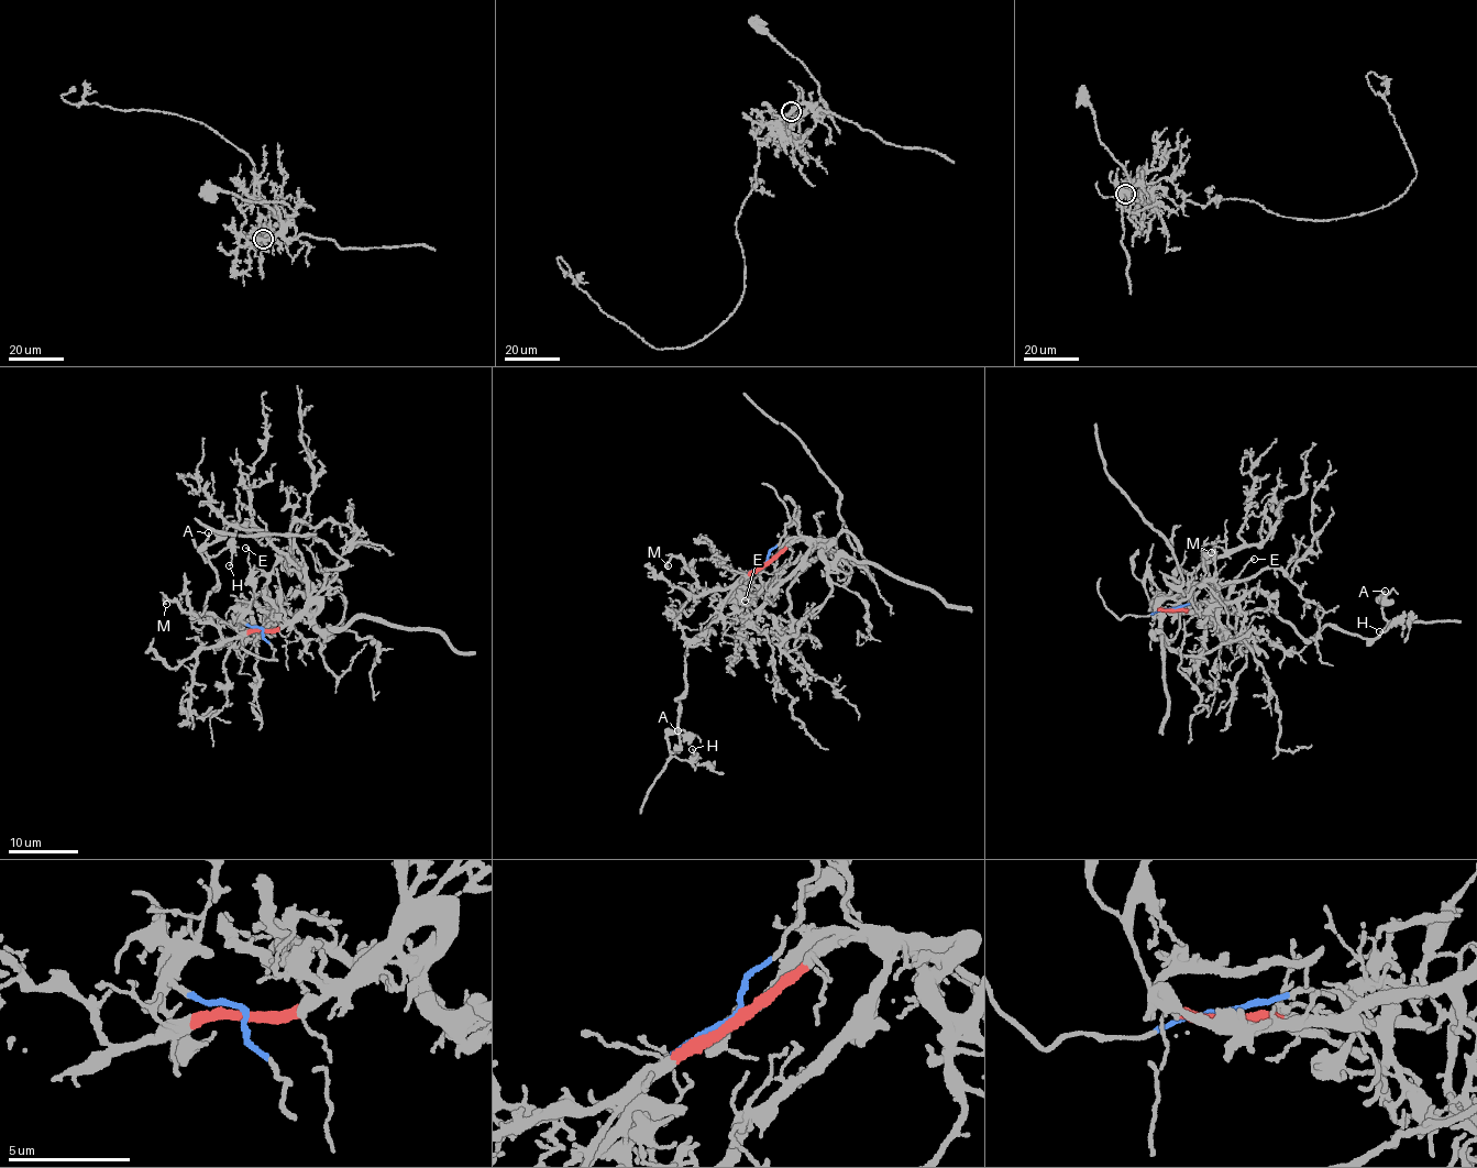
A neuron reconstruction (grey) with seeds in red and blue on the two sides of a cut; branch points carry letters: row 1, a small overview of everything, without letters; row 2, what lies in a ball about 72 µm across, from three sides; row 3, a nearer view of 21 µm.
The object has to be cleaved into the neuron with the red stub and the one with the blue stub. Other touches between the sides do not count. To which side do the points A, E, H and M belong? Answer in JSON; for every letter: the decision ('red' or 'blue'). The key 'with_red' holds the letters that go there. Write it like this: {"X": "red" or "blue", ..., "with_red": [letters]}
{"A": "blue", "E": "blue", "H": "blue", "M": "red", "with_red": ["M"]}

